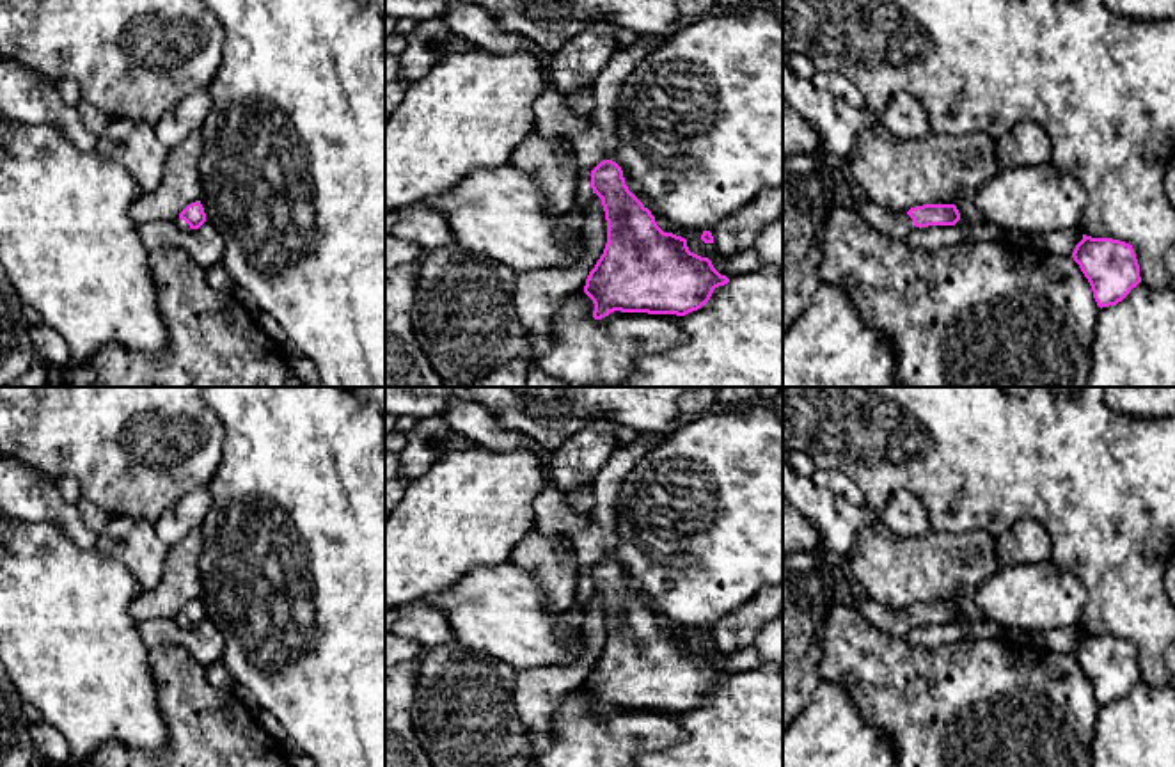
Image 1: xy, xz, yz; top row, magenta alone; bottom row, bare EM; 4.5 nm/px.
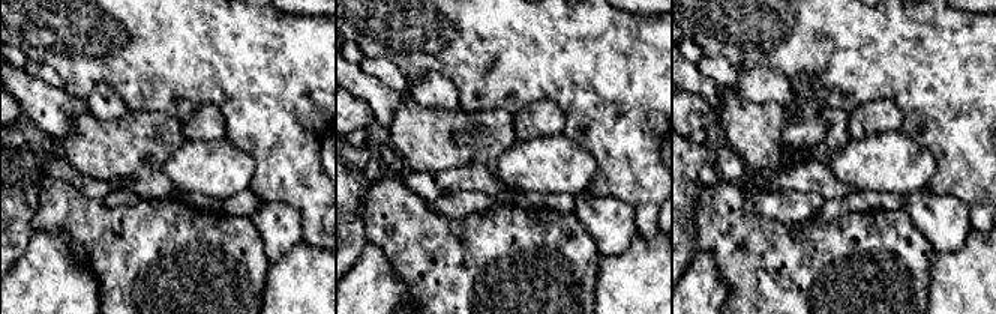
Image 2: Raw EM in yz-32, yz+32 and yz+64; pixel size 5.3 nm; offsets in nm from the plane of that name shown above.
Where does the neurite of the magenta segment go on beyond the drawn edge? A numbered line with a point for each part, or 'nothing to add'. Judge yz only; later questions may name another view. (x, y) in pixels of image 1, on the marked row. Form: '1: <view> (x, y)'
1: yz (895, 224)

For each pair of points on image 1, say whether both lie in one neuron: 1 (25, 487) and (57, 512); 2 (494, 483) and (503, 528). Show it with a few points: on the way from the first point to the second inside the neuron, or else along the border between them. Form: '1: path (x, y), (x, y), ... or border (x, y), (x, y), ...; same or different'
1: path (32, 494), (50, 508); same
2: path (494, 494), (494, 517); same

